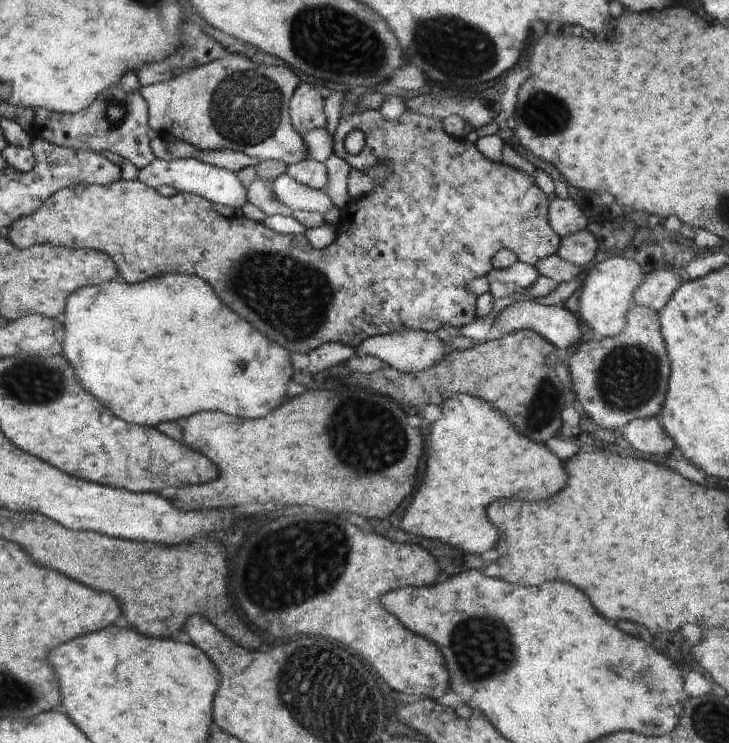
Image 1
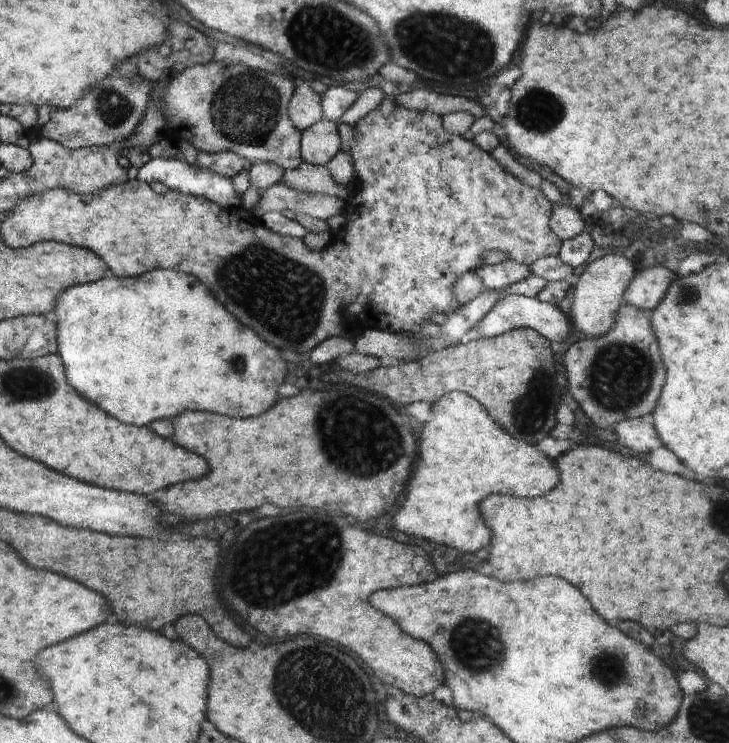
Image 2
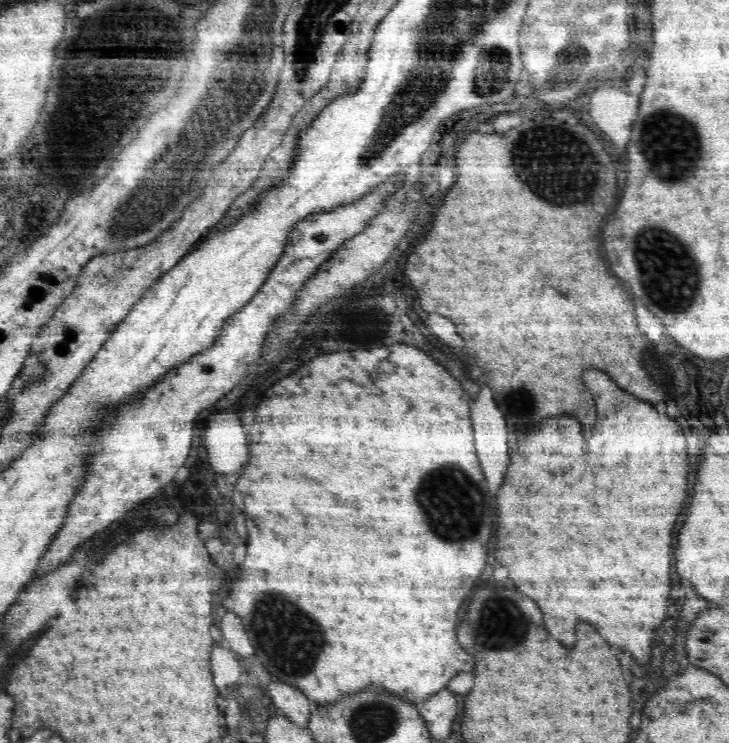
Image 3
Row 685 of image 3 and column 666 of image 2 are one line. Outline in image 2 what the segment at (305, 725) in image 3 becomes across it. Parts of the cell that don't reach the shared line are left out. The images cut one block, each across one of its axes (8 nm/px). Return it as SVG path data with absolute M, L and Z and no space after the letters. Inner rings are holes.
M664 264L638 270L624 292L626 305L630 304L648 312L654 310L664 298L675 275L675 271Z

